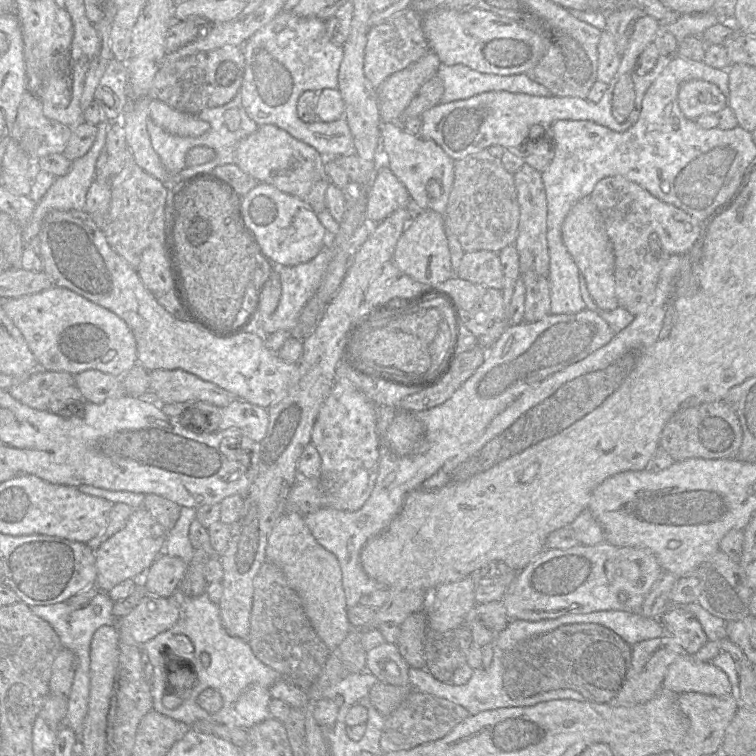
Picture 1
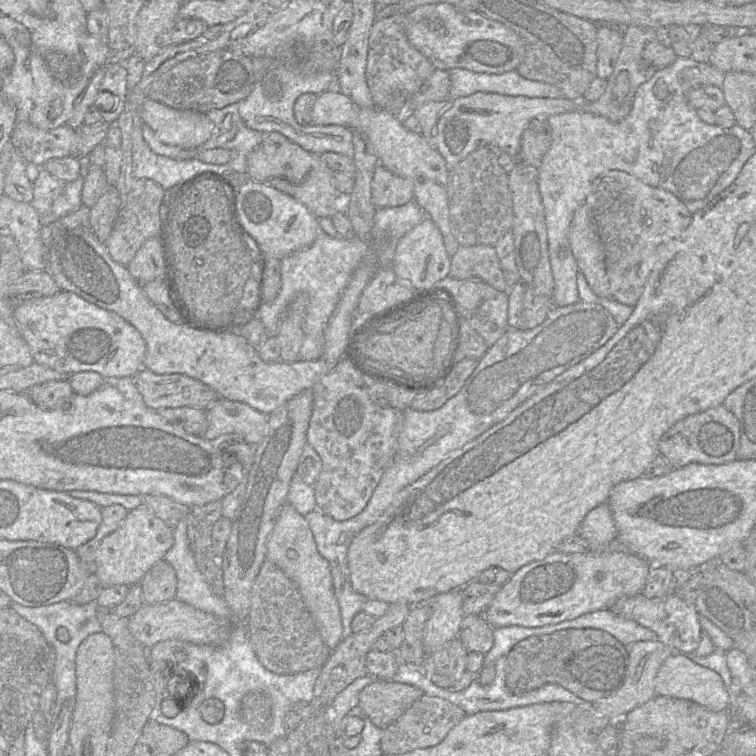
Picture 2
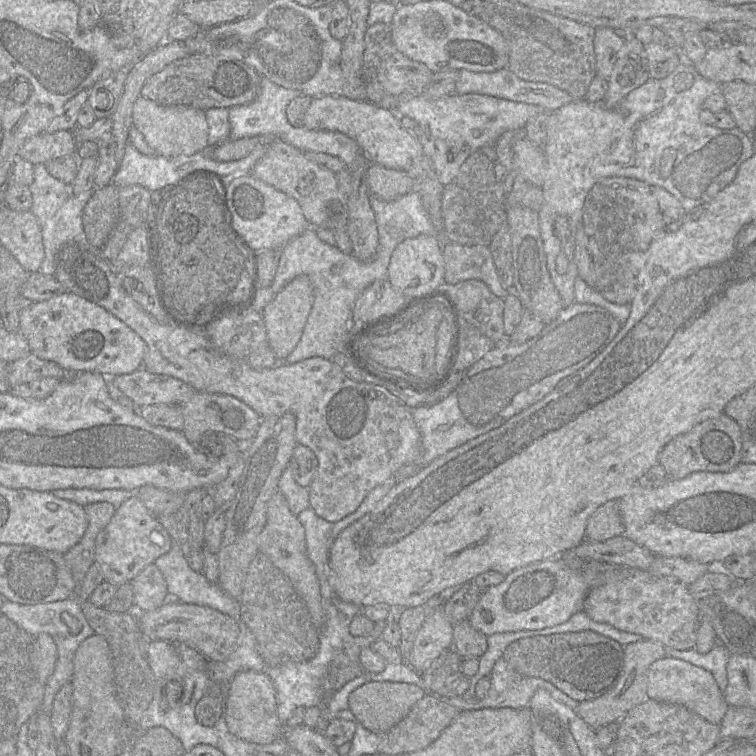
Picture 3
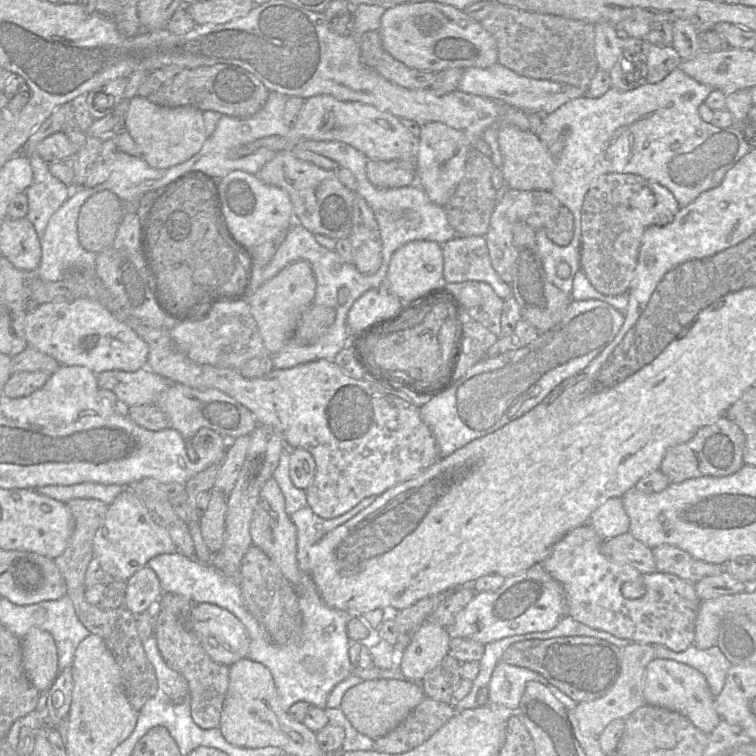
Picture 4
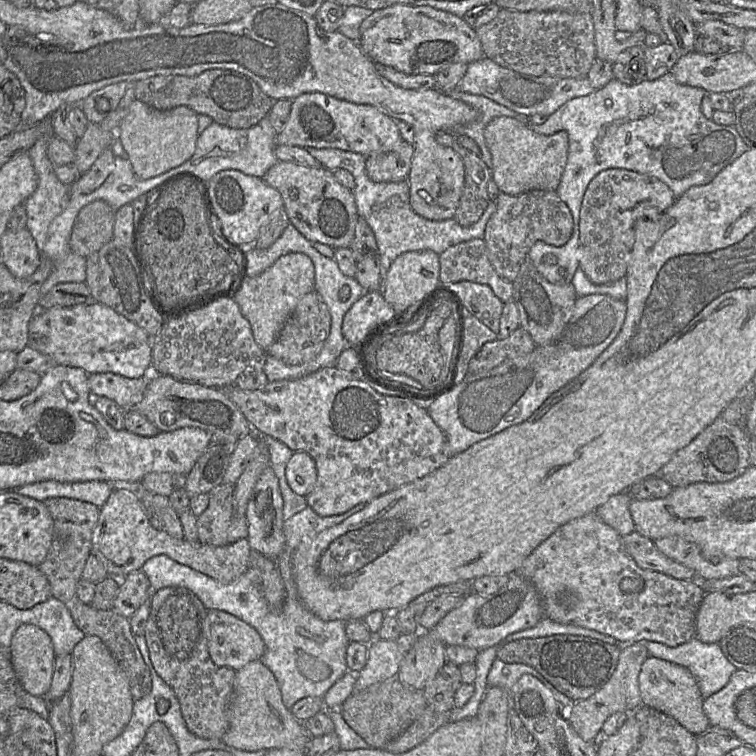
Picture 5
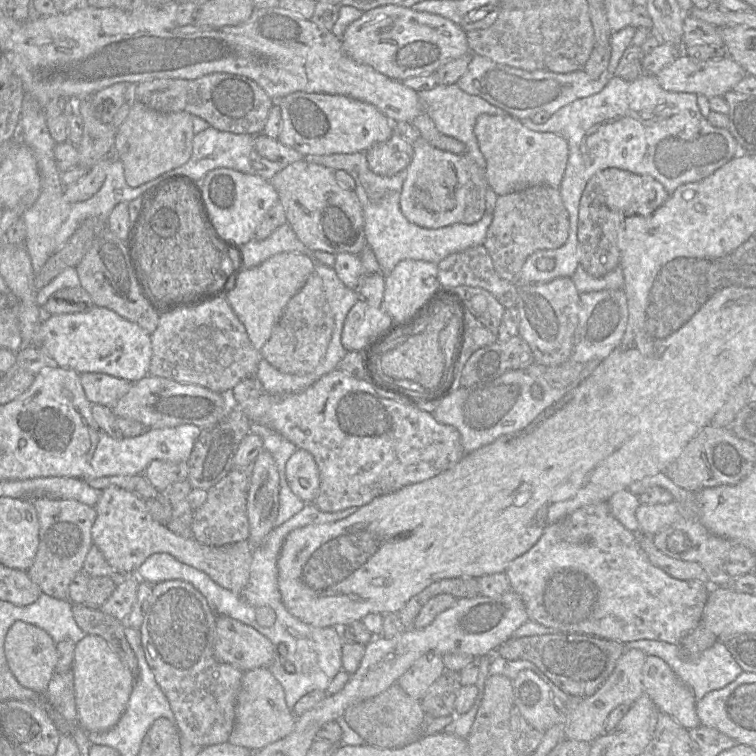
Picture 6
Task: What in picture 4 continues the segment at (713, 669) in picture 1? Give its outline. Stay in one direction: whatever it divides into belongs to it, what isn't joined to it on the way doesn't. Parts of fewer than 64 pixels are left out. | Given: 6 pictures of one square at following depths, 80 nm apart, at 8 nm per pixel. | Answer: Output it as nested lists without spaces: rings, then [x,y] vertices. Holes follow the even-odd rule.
[[[654,658],[646,667],[643,693],[645,704],[679,712],[707,735],[721,720],[715,709],[715,696],[712,694],[706,678],[701,672],[686,664],[671,659]]]

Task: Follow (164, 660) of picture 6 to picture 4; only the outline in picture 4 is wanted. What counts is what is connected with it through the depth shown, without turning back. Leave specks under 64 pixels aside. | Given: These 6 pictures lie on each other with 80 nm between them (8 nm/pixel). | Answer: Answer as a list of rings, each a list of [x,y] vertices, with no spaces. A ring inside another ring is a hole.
[[[163,593],[153,609],[155,614],[153,635],[167,665],[187,680],[191,717],[194,723],[202,729],[212,729],[220,726],[222,707],[229,686],[229,666],[212,660],[202,647],[193,629],[191,618],[193,604],[195,603],[183,595]]]

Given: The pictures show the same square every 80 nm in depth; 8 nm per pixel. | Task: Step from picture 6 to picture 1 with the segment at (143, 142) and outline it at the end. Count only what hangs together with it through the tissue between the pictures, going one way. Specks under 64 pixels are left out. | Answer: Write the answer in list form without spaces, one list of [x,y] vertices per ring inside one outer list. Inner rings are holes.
[[[156,99],[149,101],[149,116],[164,130],[179,136],[201,136],[210,128],[210,124],[197,115],[178,111]]]

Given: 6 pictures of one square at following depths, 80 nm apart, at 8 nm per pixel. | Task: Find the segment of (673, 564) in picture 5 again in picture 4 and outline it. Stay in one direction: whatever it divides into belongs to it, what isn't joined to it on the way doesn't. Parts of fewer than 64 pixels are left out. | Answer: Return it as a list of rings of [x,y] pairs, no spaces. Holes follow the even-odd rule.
[[[629,532],[604,540],[600,551],[610,560],[628,564],[642,574],[656,571],[652,549]]]

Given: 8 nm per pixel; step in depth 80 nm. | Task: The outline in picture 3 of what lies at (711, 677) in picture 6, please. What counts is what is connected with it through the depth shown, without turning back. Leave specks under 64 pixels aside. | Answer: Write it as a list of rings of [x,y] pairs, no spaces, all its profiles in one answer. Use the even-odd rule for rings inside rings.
[[[717,643],[705,654],[699,653],[694,648],[683,651],[670,647],[665,647],[665,649],[666,657],[680,659],[709,671],[723,693],[727,687],[727,664],[731,656],[724,646]]]

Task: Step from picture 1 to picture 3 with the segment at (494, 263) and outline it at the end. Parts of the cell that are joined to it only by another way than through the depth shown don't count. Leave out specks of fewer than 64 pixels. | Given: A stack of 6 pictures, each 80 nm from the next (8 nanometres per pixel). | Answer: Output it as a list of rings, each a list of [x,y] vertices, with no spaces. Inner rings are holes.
[[[445,241],[443,257],[445,263],[444,282],[457,284],[476,279],[484,282],[492,293],[500,298],[505,299],[510,293],[500,280],[488,246],[467,246]]]

